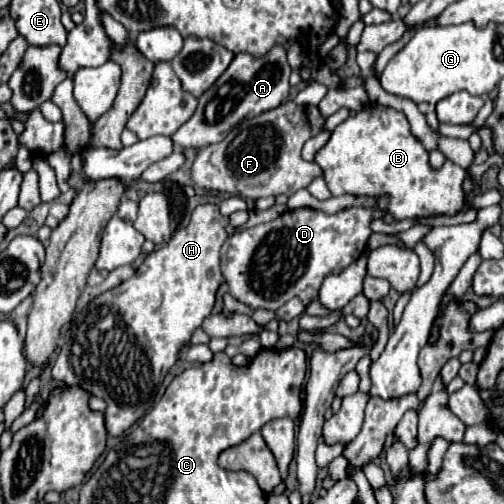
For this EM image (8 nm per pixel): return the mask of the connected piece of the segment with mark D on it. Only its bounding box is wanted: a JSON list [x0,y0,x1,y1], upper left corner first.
[221,195,389,311]

